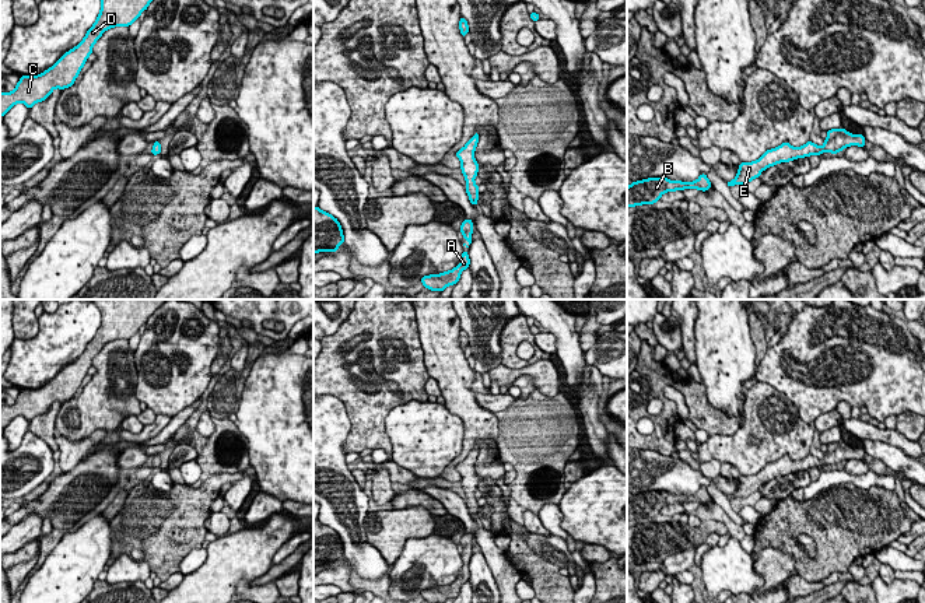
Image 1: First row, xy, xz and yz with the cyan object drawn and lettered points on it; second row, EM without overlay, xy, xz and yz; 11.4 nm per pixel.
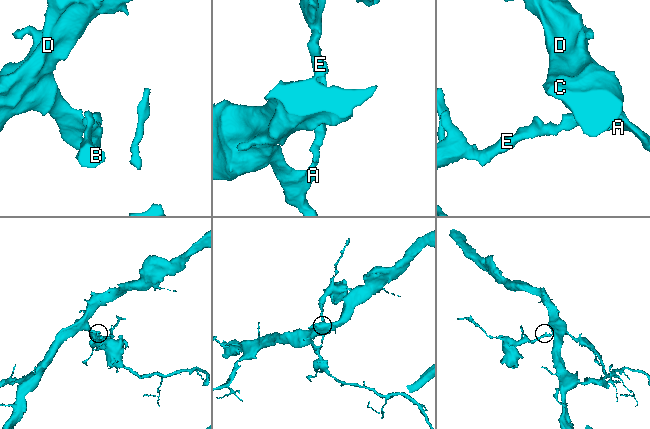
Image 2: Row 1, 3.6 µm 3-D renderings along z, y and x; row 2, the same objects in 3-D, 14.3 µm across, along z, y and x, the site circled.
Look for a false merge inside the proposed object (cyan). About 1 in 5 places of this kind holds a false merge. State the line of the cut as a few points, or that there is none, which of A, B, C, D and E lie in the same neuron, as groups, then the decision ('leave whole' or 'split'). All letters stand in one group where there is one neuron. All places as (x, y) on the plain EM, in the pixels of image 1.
no cut; A B C D E; leave whole

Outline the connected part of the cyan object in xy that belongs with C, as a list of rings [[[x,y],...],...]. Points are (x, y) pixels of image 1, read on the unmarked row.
[[[92,299],[101,312],[101,325],[88,343],[84,353],[71,364],[66,365],[50,382],[38,389],[21,389],[15,403],[0,407],[0,430],[4,430],[15,417],[22,416],[27,421],[45,414],[55,402],[62,404],[74,397],[88,369],[92,367],[92,360],[101,348],[113,340],[129,340],[140,327],[147,323],[148,318],[168,299]]]

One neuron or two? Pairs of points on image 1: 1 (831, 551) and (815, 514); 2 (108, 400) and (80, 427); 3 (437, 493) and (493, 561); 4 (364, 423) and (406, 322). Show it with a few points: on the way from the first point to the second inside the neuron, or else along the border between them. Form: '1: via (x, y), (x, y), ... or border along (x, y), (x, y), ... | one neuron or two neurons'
1: via (831, 542), (831, 530), (824, 523) | one neuron
2: via (101, 406), (87, 420) | one neuron
3: via (455, 507), (487, 543) | one neuron
4: via (379, 398), (416, 361), (409, 347) | one neuron

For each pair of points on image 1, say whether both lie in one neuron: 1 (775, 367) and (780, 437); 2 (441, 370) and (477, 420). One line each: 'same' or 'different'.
1: different
2: same

